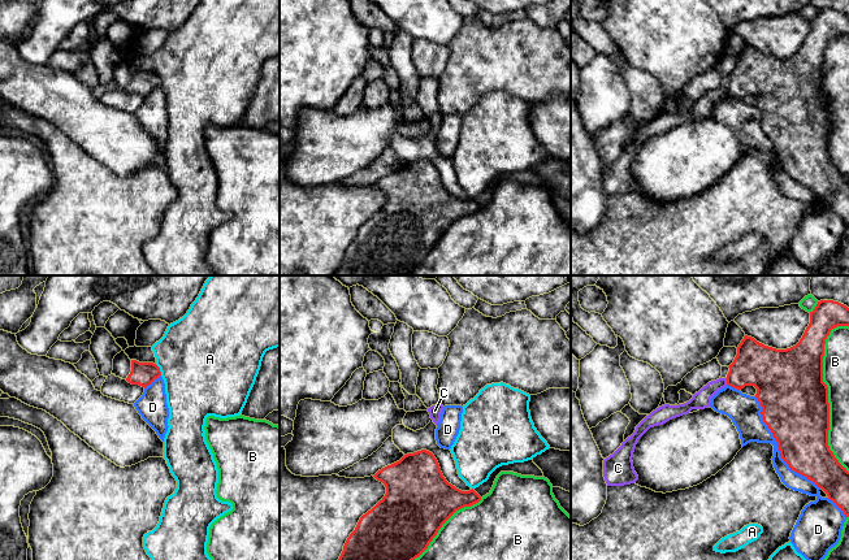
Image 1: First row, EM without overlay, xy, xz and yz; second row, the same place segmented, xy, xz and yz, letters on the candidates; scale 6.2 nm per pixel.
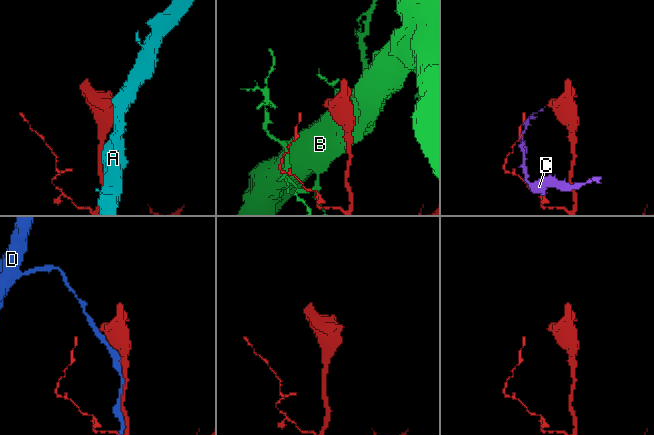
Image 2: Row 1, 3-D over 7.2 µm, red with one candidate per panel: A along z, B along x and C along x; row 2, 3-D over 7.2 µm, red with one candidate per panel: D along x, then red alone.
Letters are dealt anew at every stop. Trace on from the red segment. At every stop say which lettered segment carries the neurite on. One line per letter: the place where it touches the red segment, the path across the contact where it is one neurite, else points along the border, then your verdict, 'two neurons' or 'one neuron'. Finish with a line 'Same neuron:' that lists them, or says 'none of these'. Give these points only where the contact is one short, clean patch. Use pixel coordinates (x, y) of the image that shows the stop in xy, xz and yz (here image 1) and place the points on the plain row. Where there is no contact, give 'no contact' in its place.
A: contact xy (159, 78); two neurons
B: contact yz (827, 107); two neurons
C: contact yz (727, 90); border yz (724, 87), (727, 92); two neurons
D: contact yz (778, 155); two neurons
Same neuron: none of these

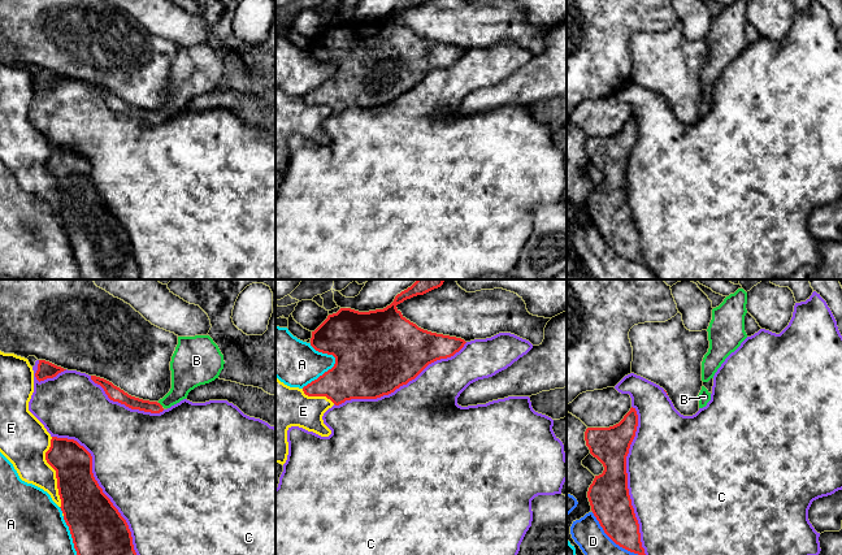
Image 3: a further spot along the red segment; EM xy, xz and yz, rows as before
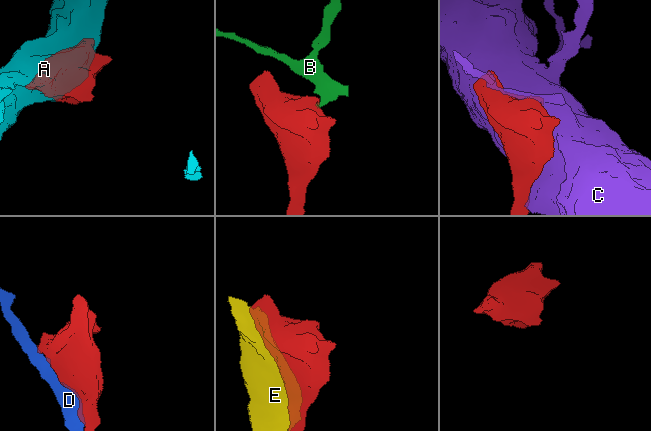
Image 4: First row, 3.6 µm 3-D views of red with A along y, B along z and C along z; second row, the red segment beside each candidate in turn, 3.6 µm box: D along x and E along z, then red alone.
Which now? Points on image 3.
A: contact xz (334, 74); two neurons
B: contact xy (160, 113); way xy (121, 105), (146, 115), (160, 113), (179, 98), (186, 82); one neuron
C: contact xy (103, 202); two neurons
D: contact yz (615, 251); two neurons
E: contact xy (56, 181); two neurons
Same neuron: B

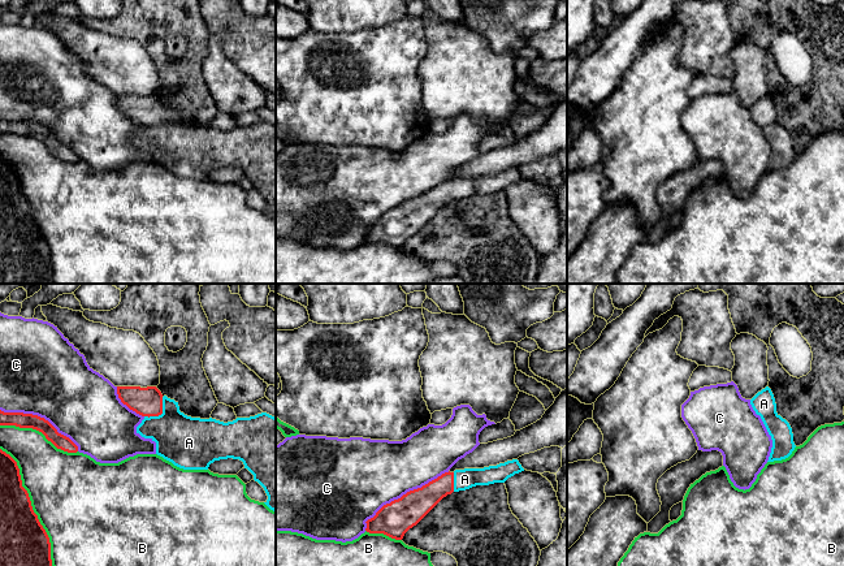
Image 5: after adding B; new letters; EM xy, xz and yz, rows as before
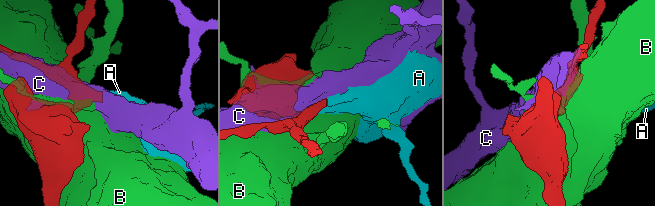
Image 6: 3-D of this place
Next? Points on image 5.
A: contact xy (160, 122); way xy (147, 109), (160, 122), (189, 151); one neuron
B: contact xy (33, 219); two neurons
C: contact xz (403, 203); two neurons
Same neuron: A

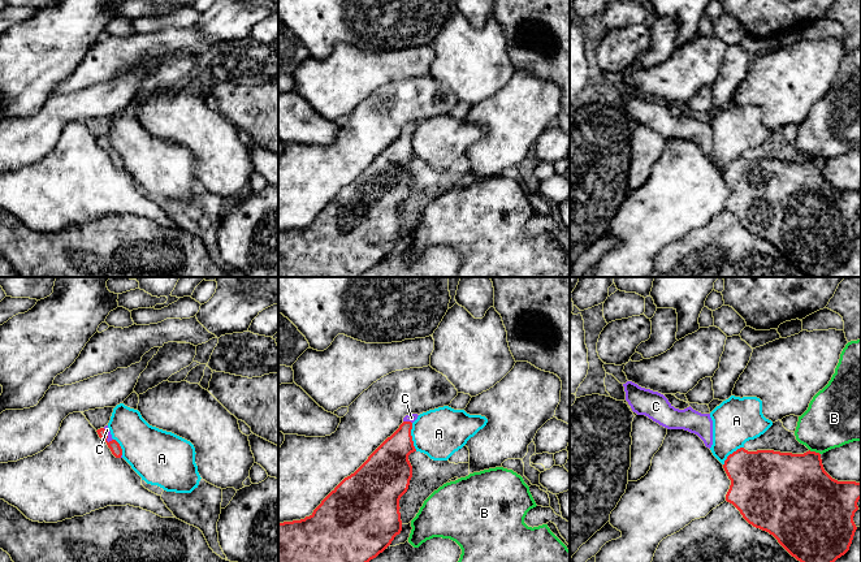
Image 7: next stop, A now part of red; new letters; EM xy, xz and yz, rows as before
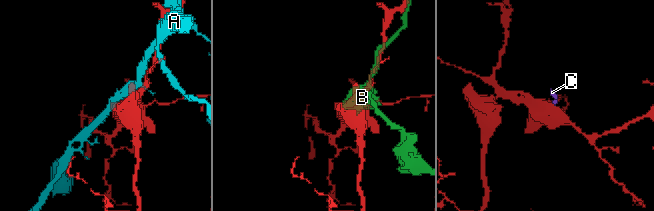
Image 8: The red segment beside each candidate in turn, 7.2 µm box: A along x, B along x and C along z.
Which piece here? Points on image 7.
A: contact xz (411, 146); two neurons
B: contact yz (814, 160); two neurons
C: contact xy (107, 145); way xy (113, 154), (107, 145), (107, 138); one neuron
Same neuron: C

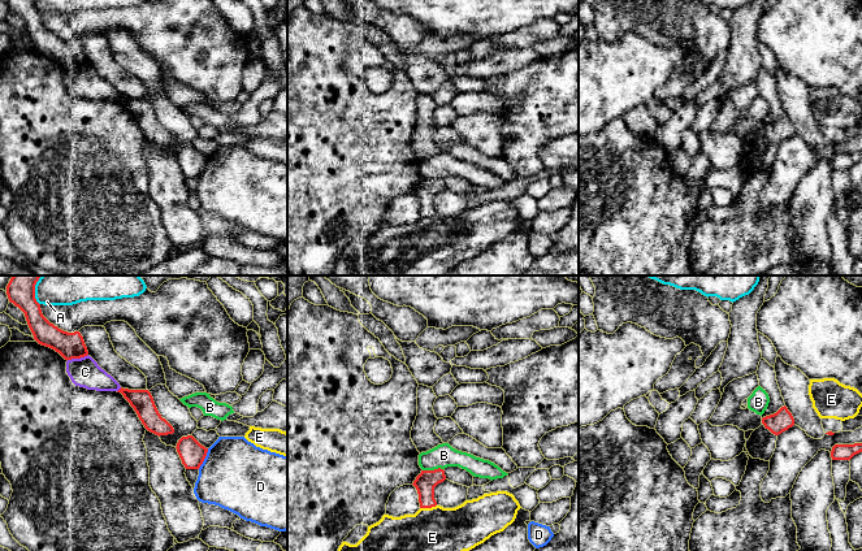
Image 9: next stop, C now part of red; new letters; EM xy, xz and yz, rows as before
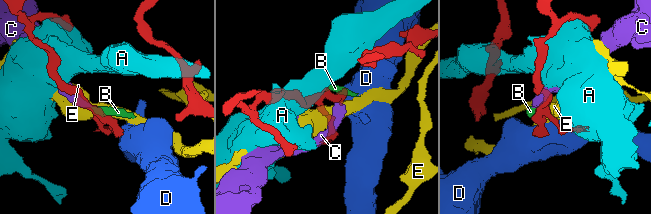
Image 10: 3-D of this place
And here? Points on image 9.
A: contact xy (34, 7); two neurons
B: contact xz (432, 179); border xz (442, 177), (423, 179); two neurons
C: contact xy (77, 66); two neurons
D: contact xy (204, 166); border xy (208, 157), (203, 172), (198, 177); two neurons
E: contact xz (428, 216); two neurons
Same neuron: none of these

